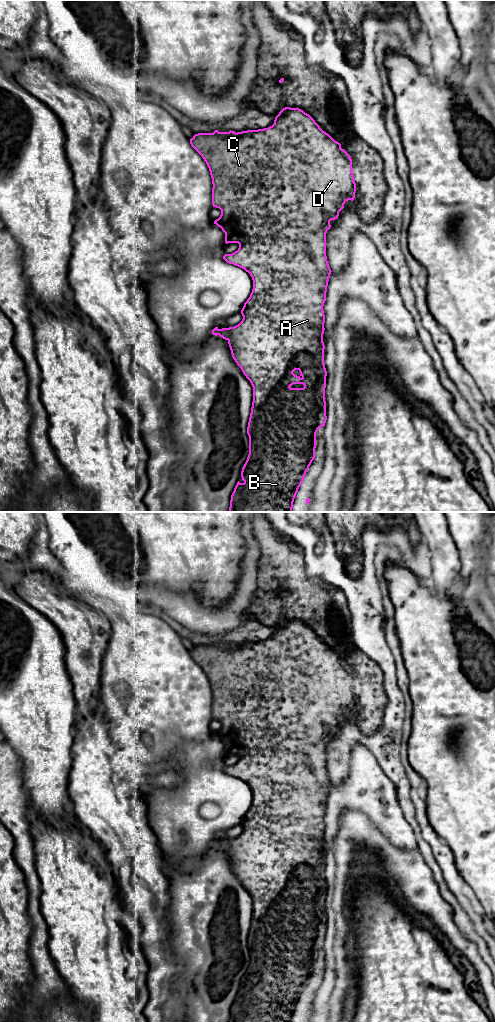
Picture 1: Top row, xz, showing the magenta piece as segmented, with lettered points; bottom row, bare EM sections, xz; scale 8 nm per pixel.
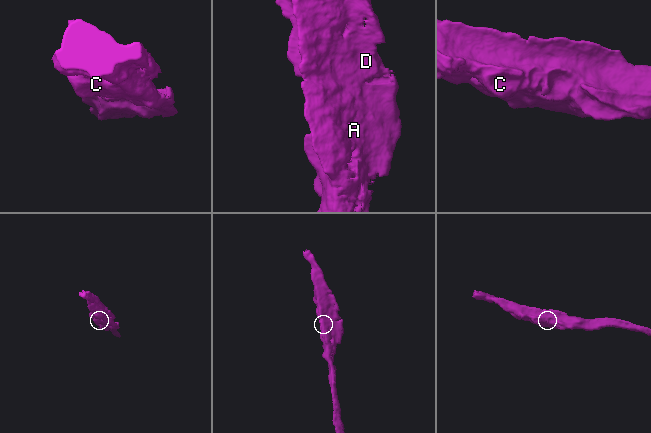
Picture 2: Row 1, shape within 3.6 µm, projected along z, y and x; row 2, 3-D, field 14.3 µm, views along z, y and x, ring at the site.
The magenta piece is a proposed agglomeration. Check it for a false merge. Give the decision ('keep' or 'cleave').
keep

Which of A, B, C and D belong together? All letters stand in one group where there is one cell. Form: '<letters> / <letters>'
A B C D

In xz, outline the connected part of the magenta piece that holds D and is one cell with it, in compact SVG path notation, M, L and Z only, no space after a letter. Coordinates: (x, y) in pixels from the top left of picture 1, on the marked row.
M283 108L275 117L274 124L268 128L247 130L242 132L198 133L190 139L191 146L206 162L212 178L212 205L221 210L221 215L214 221L225 233L225 243L238 243L239 248L232 254L225 254L223 259L235 266L244 269L253 280L253 289L250 297L241 310L242 321L229 328L215 327L212 334L219 335L228 341L231 354L243 374L253 387L253 402L249 417L247 434L249 436L249 454L242 468L243 483L237 482L231 495L229 512L292 512L293 502L306 475L309 466L315 458L316 433L325 426L326 401L325 388L327 371L324 363L323 342L325 315L323 306L326 301L326 292L331 269L326 256L326 233L331 228L330 221L339 216L346 201L353 201L356 193L356 183L352 171L352 159L328 133L323 131L315 120L299 108Z

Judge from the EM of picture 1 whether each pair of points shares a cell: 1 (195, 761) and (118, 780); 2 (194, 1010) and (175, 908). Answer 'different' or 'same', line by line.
1: different
2: same

